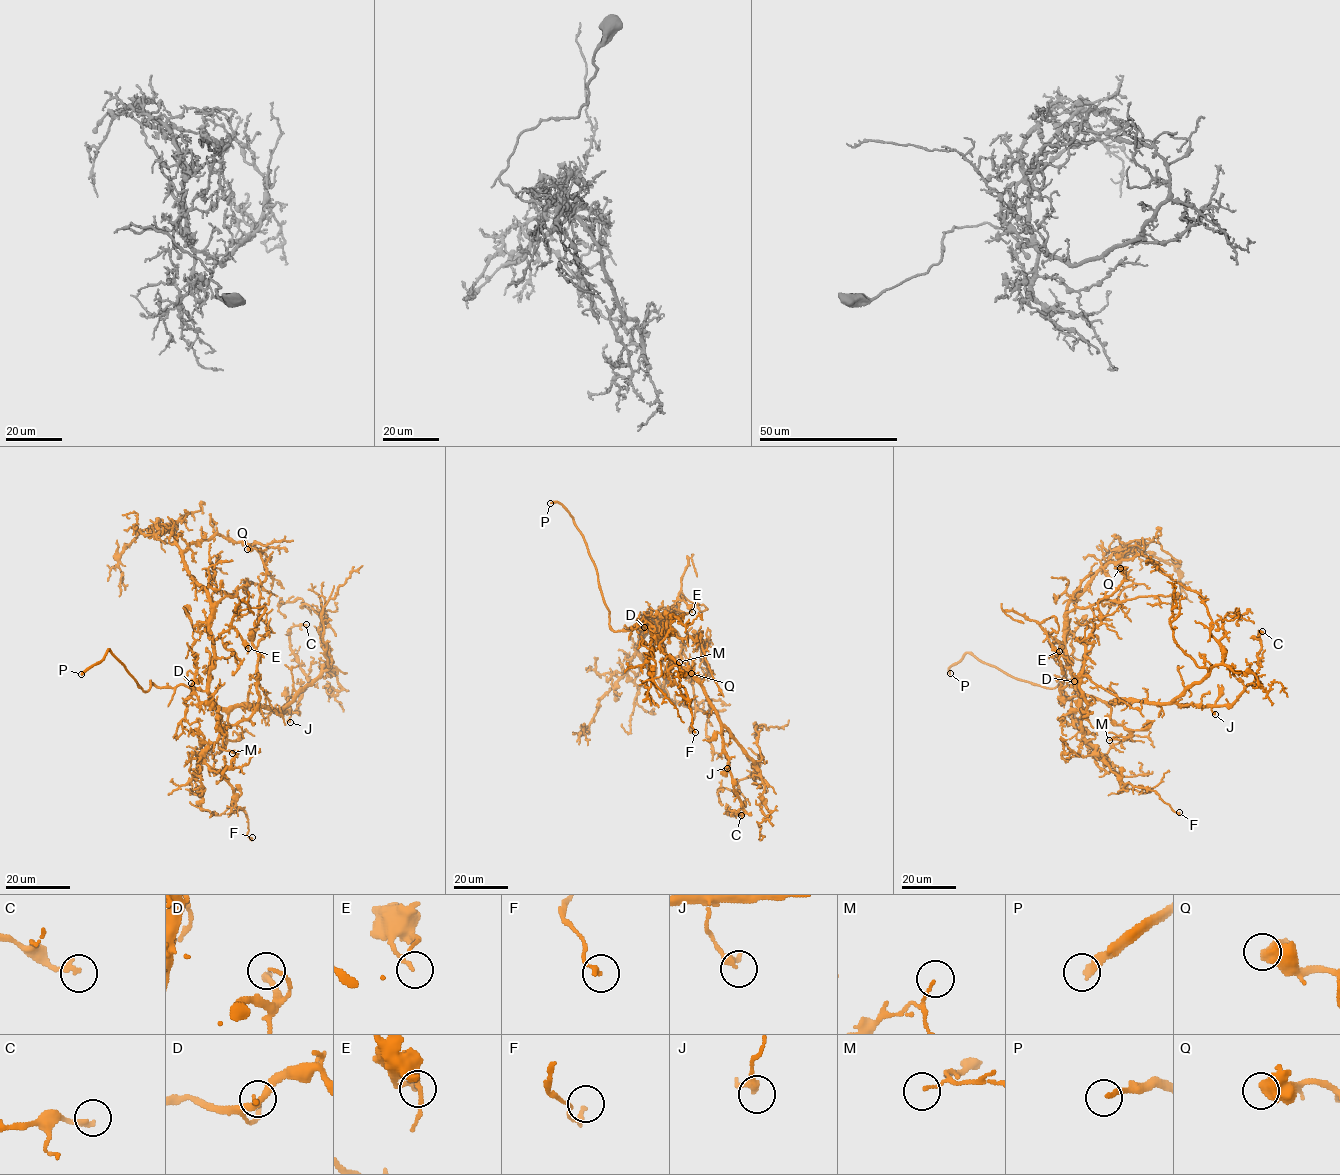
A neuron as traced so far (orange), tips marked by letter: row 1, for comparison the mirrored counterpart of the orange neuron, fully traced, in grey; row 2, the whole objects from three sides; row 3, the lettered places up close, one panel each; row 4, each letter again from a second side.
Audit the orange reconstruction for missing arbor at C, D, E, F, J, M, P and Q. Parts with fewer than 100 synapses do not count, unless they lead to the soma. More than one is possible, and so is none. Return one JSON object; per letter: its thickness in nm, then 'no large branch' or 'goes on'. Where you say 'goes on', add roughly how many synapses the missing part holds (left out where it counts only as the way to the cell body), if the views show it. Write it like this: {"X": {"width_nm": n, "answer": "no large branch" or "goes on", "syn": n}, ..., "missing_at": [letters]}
{"C": {"width_nm": 220, "answer": "no large branch"}, "D": {"width_nm": 110, "answer": "no large branch"}, "E": {"width_nm": 160, "answer": "no large branch"}, "F": {"width_nm": 180, "answer": "no large branch"}, "J": {"width_nm": 260, "answer": "no large branch"}, "M": {"width_nm": 90, "answer": "no large branch"}, "P": {"width_nm": 280, "answer": "goes on"}, "Q": {"width_nm": 480, "answer": "no large branch"}, "missing_at": ["P"]}

